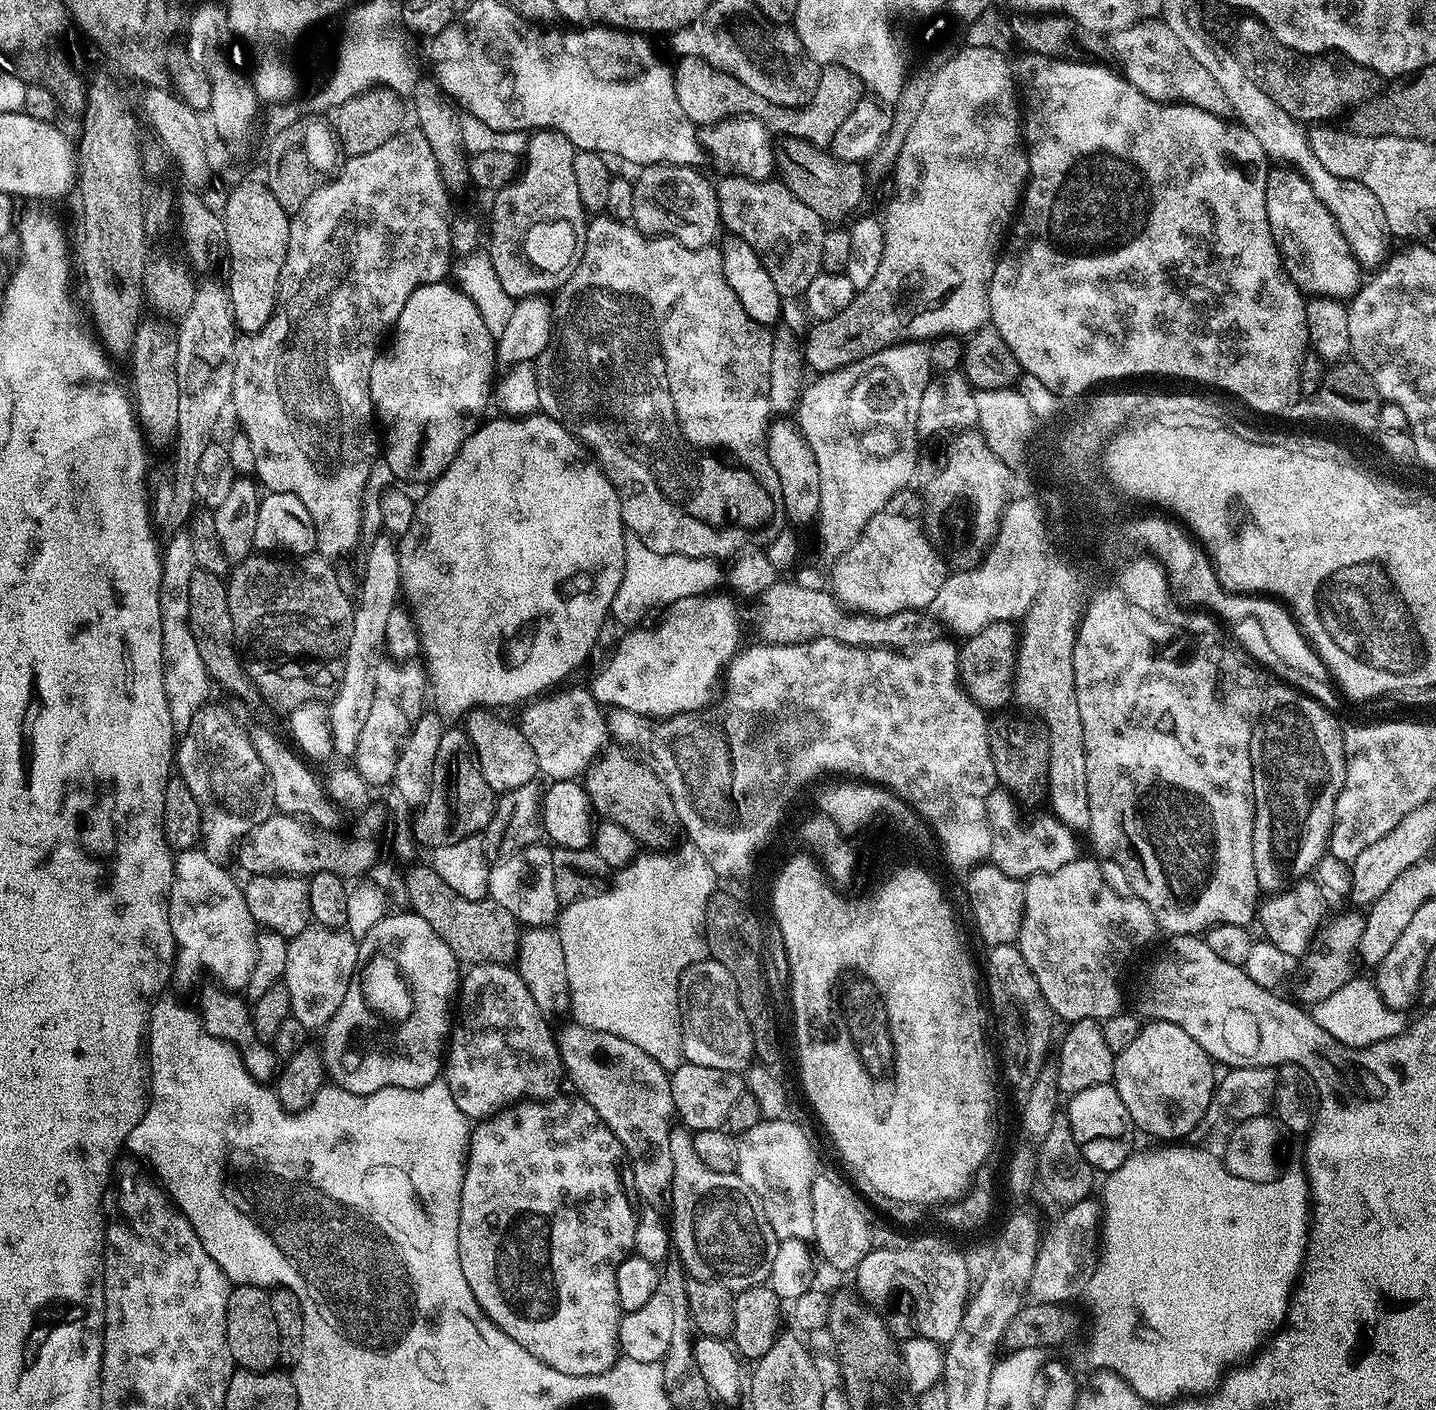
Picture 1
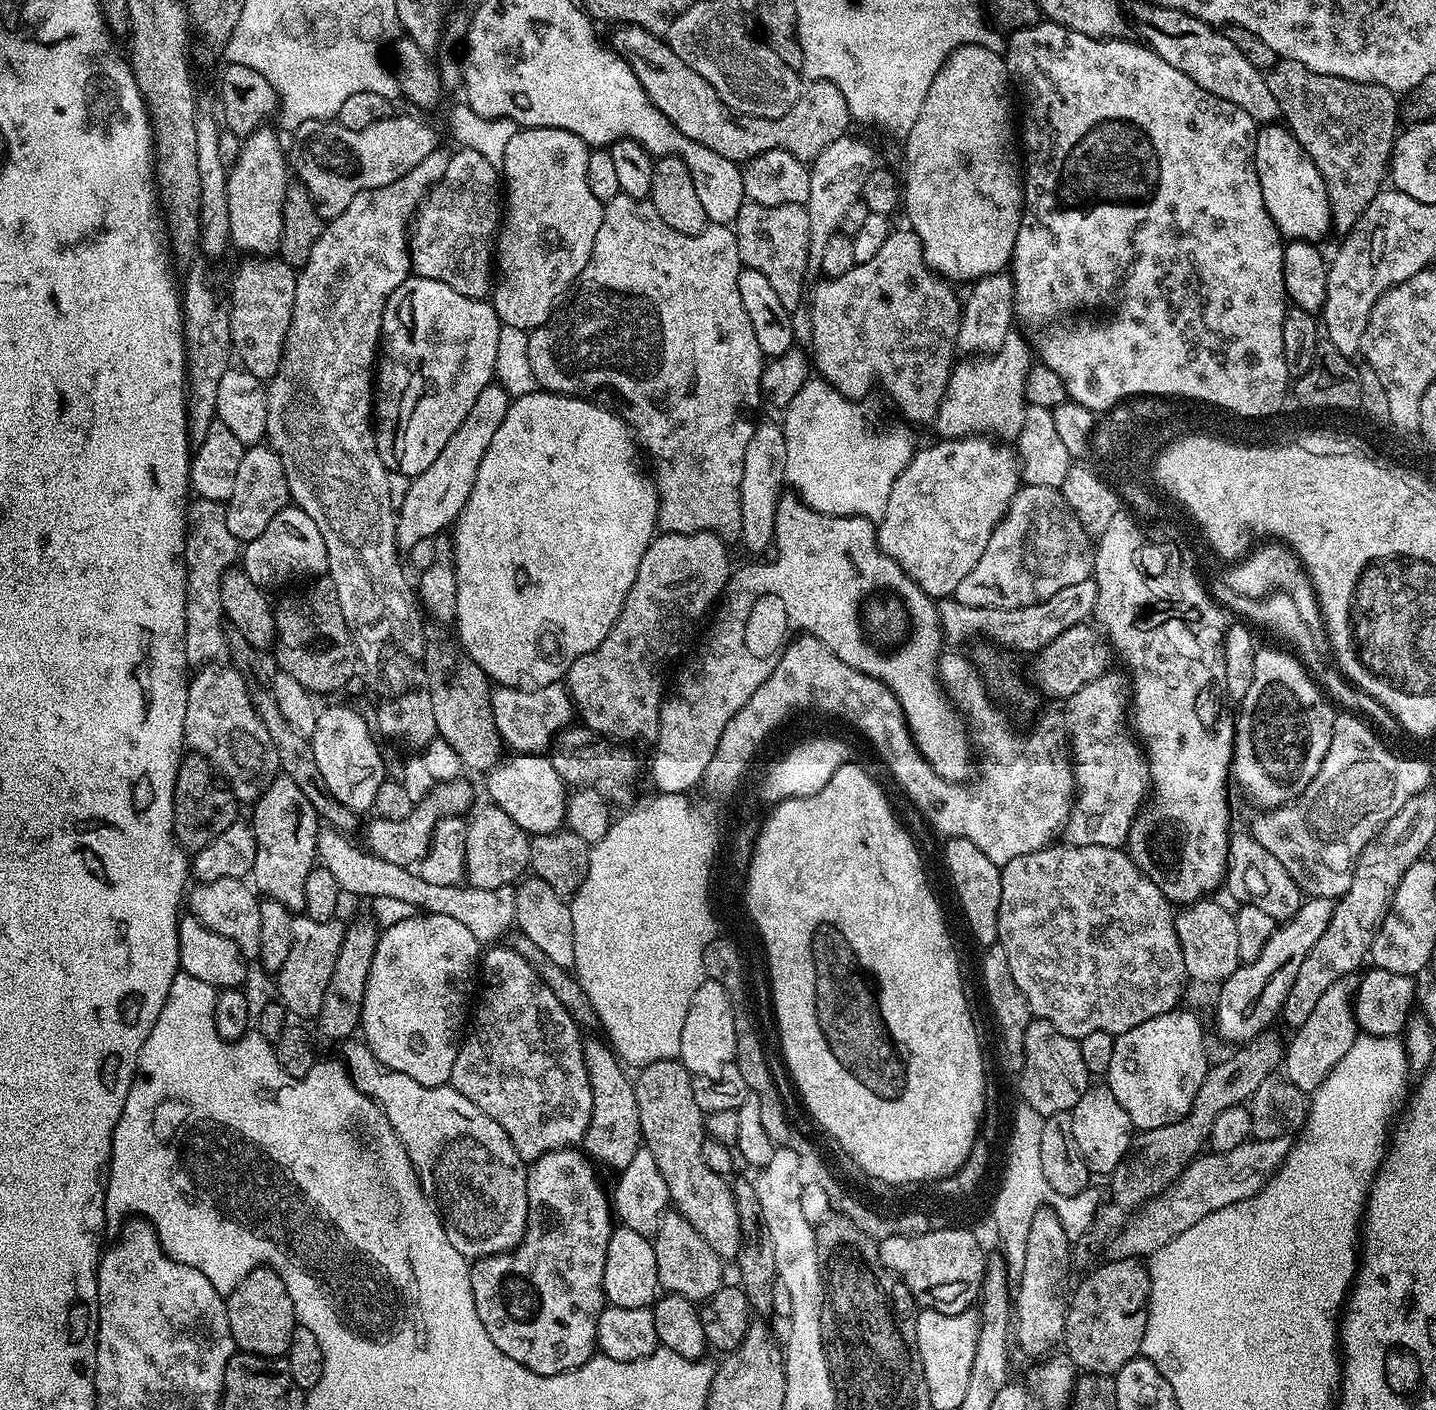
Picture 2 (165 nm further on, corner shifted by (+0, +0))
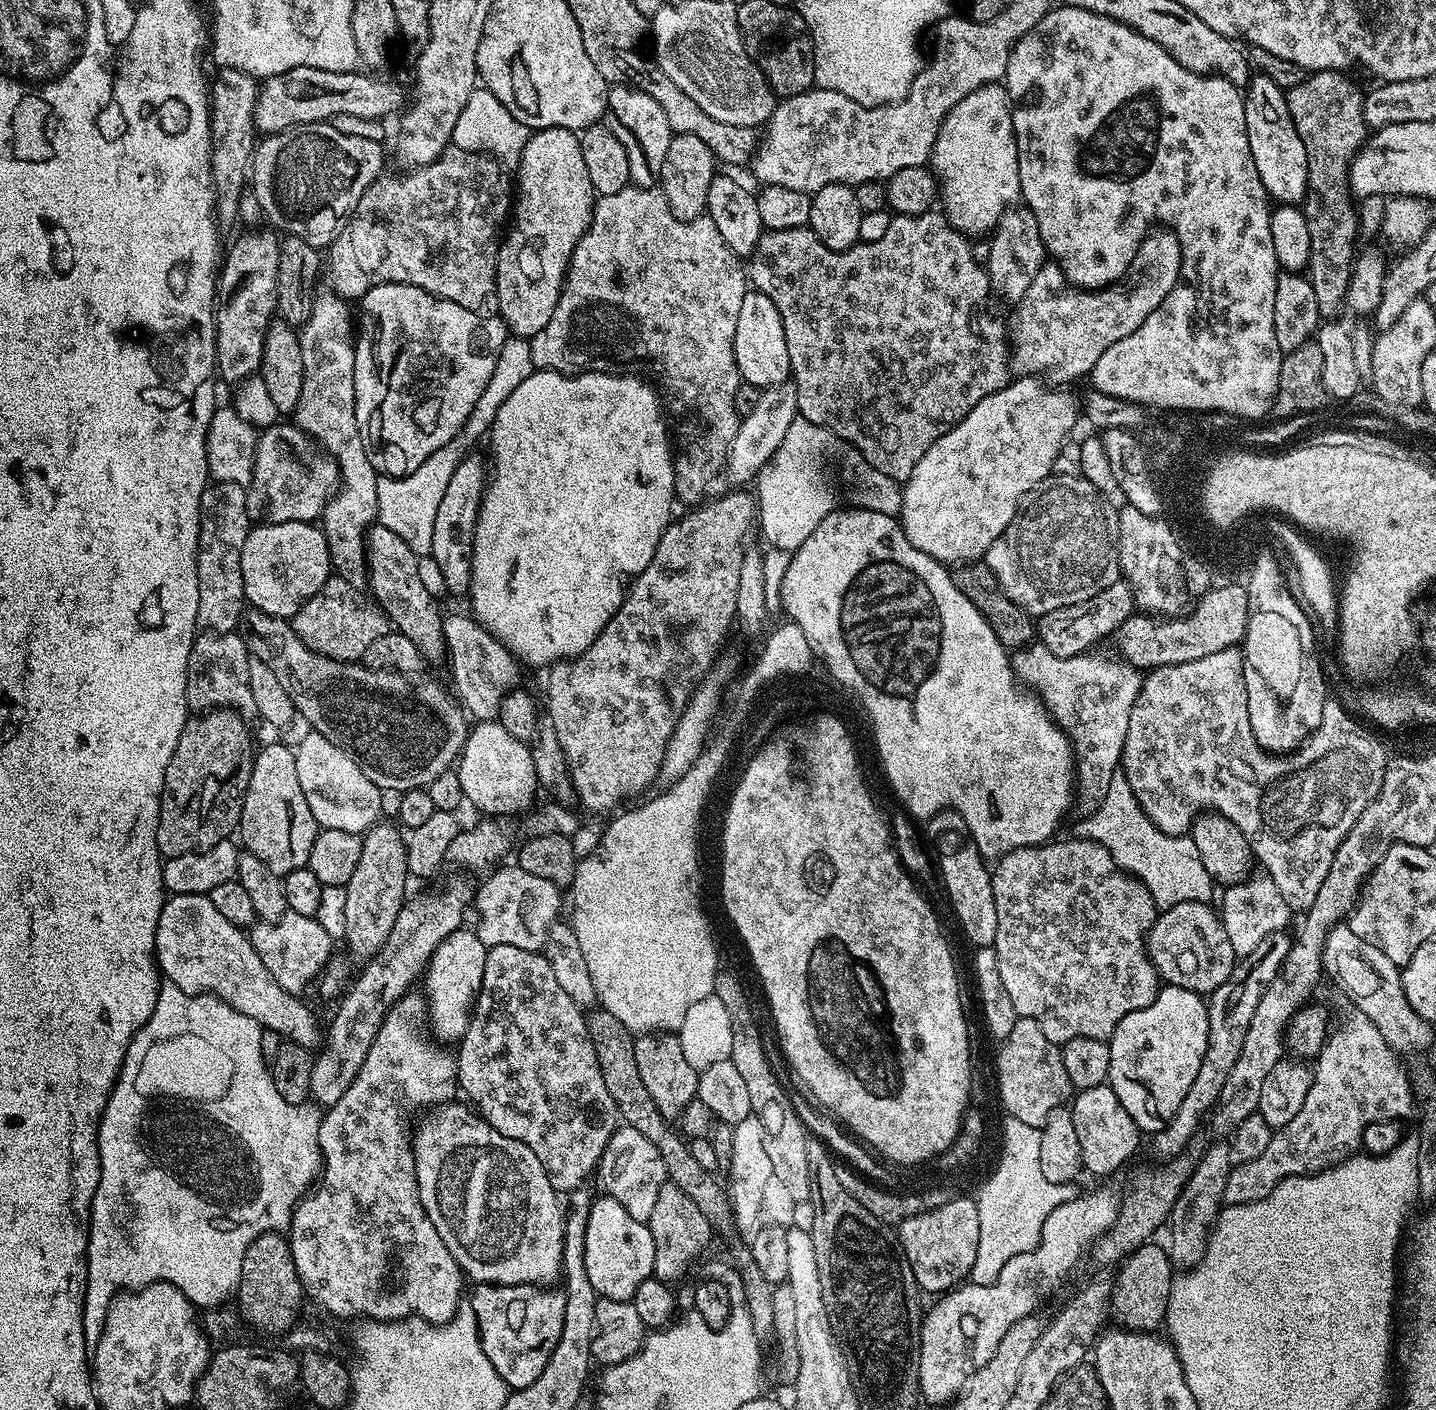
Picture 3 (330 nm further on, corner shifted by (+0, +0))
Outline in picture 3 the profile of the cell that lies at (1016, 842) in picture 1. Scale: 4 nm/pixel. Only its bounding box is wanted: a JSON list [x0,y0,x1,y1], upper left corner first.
[1122,647,1386,914]

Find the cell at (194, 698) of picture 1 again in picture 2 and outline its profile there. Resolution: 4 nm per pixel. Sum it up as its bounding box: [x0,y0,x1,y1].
[184,499,238,666]

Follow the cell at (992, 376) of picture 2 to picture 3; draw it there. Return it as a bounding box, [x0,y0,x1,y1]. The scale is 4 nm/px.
[1010,226,1182,384]

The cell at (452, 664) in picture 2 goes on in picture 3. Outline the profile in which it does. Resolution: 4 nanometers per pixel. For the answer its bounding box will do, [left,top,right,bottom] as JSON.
[366,522,446,659]

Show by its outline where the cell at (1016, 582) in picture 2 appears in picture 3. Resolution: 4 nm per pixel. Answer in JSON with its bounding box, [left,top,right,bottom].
[986,476,1121,617]

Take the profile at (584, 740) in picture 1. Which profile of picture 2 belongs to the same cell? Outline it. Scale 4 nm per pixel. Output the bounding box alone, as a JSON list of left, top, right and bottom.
[491,681,576,755]

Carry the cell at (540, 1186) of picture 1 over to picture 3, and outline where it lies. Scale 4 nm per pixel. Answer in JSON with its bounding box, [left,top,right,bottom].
[470,1283,566,1390]

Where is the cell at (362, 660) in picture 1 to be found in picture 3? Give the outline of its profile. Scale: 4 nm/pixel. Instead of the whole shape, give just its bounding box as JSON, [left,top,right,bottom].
[295,730,383,833]

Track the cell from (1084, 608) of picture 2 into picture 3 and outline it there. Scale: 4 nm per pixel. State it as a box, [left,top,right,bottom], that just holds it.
[1034,580,1134,658]

